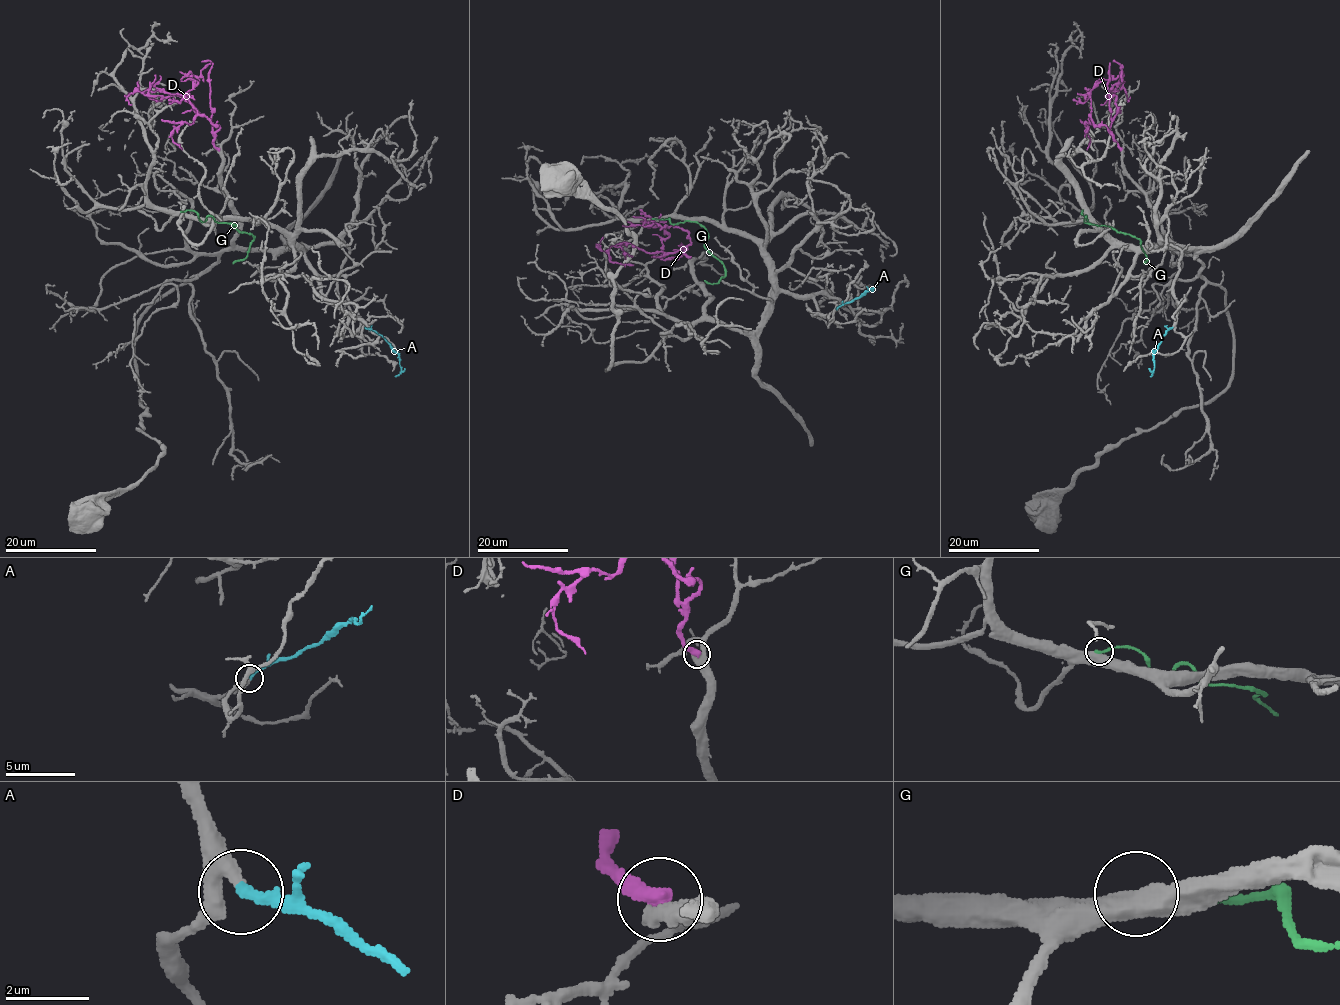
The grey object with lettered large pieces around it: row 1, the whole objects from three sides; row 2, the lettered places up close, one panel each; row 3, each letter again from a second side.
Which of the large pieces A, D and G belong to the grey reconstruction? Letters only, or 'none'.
A

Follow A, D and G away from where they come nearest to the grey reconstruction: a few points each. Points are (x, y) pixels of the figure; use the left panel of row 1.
A: (364, 328), (377, 332), (399, 356), (401, 372), (395, 376)
D: (218, 150), (219, 126), (187, 97), (198, 82), (188, 73), (199, 77), (211, 62), (201, 62)
G: (182, 212), (194, 210), (203, 222), (211, 216), (250, 233), (254, 238), (246, 257), (233, 263)

